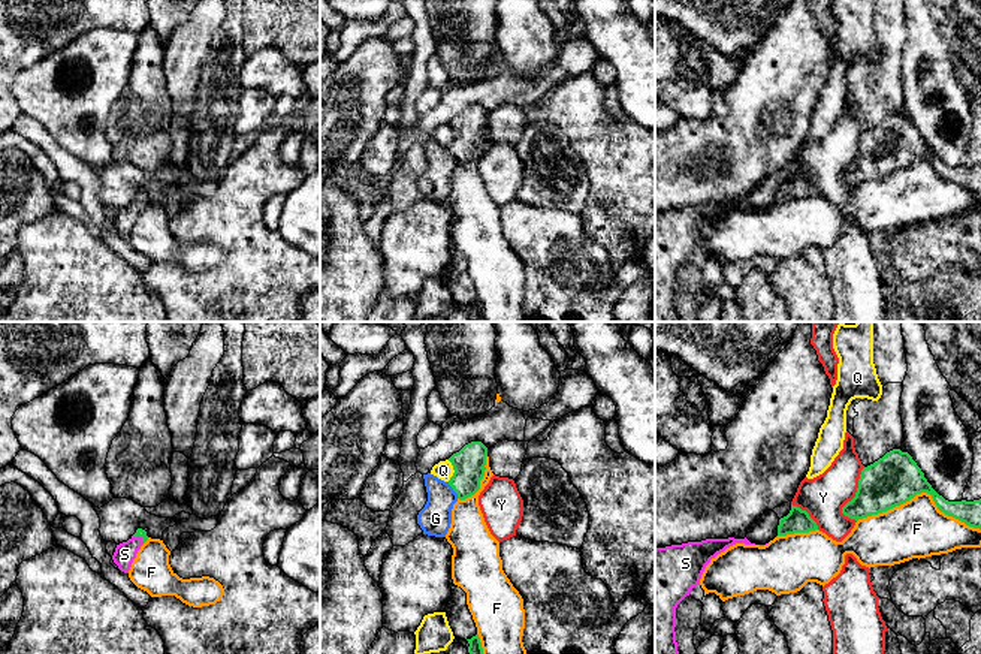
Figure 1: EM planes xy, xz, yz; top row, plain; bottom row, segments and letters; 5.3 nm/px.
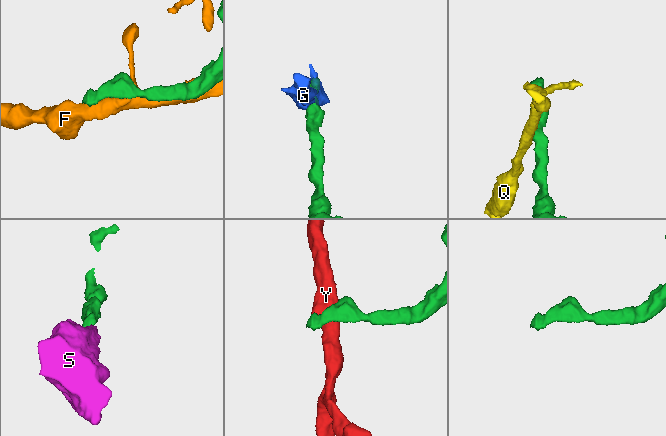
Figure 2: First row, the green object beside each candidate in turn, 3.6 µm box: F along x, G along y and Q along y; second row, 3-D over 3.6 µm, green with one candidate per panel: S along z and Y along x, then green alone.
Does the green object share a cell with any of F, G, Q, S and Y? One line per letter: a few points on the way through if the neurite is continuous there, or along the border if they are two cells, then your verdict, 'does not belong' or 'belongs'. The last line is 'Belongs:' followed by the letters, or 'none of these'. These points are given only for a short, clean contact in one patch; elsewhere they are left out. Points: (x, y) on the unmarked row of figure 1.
F: does not belong
G: border xz (447, 147), (458, 162); does not belong
Q: does not belong
S: way xy (139, 196), (138, 199), (136, 207), (124, 219); belongs
Y: does not belong
Belongs: S

